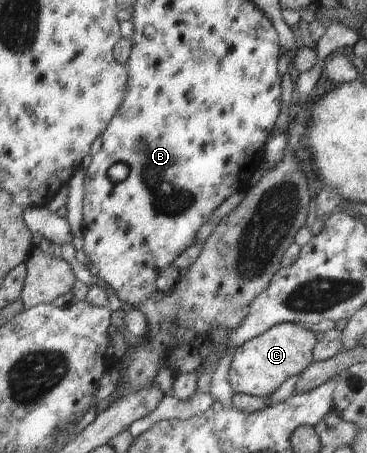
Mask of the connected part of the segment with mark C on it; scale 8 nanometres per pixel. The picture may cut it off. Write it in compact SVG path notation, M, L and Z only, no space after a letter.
M288 322L275 325L265 334L242 344L241 348L235 350L236 355L230 367L230 383L234 391L237 394L270 397L284 385L284 381L294 375L301 375L313 365L314 349L318 342L314 331L303 324Z

